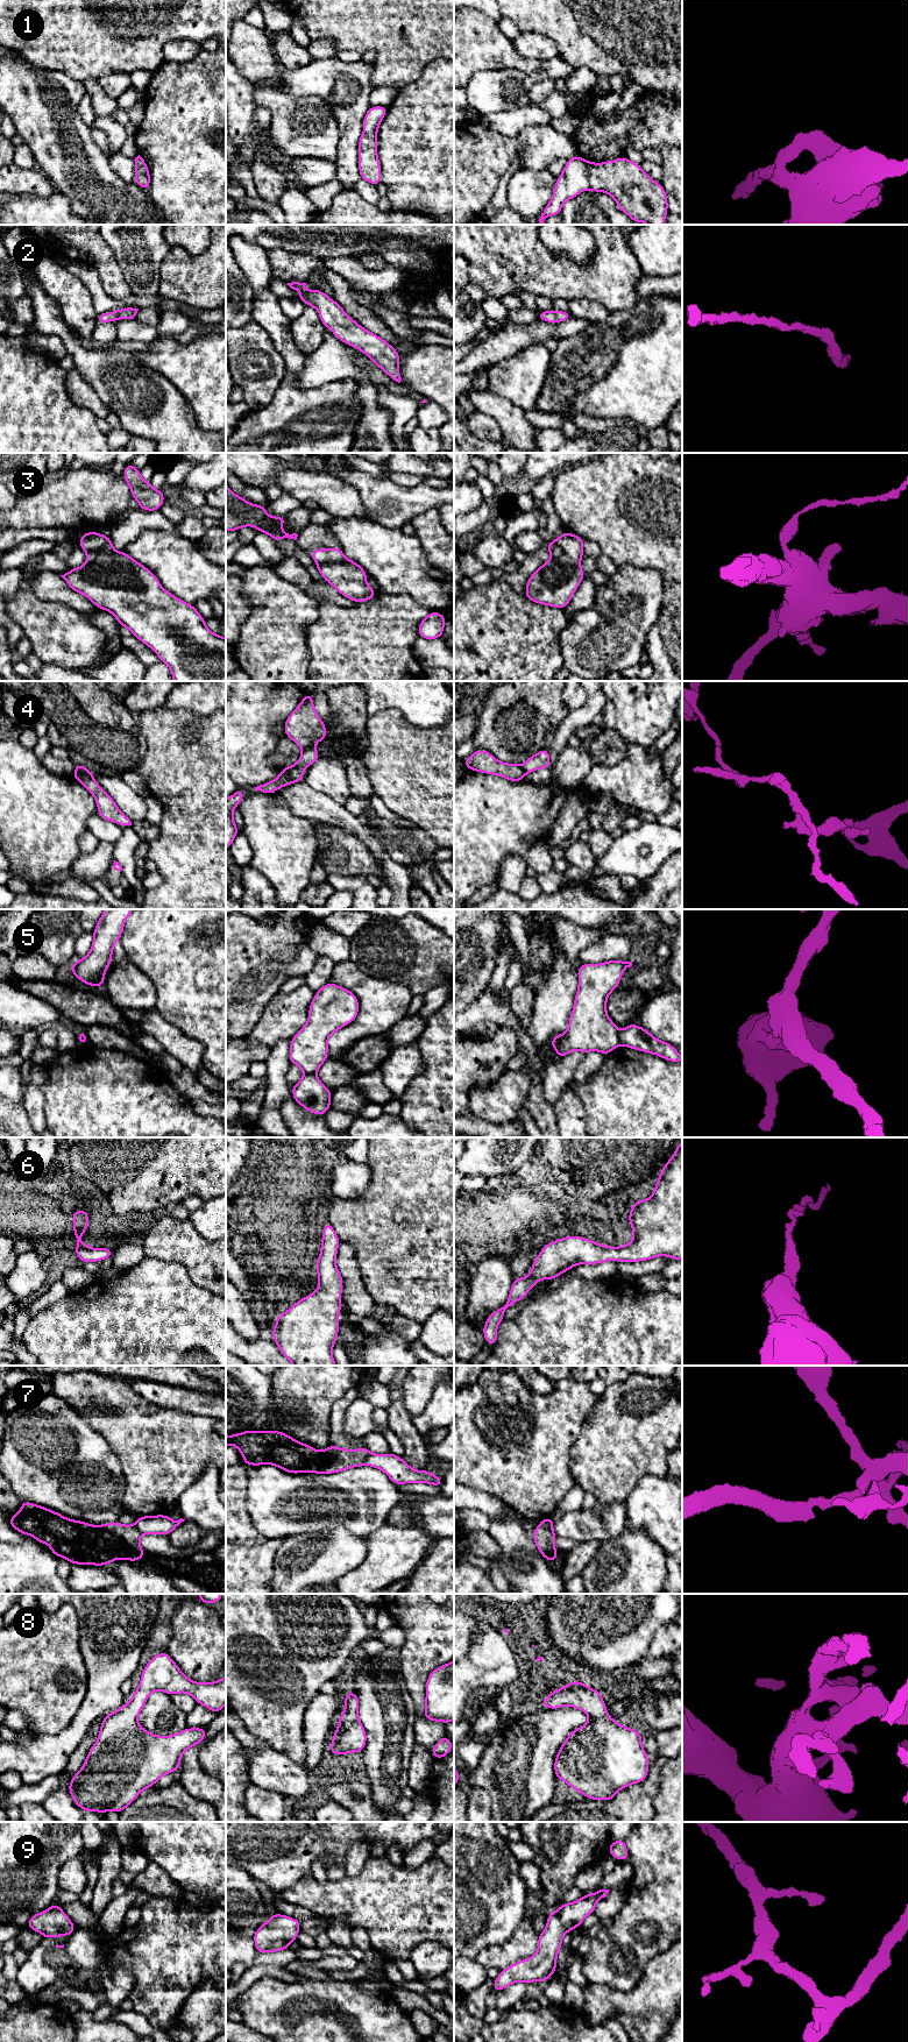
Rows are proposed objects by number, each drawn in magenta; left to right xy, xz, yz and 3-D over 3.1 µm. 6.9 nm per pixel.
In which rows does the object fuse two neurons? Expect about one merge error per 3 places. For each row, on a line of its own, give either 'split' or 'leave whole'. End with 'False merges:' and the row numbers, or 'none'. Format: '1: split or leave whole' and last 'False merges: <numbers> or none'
1: leave whole
2: leave whole
3: split
4: split
5: split
6: leave whole
7: split
8: leave whole
9: leave whole
False merges: 3, 4, 5, 7

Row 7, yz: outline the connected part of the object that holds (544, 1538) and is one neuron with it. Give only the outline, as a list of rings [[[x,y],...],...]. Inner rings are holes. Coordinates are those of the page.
[[[538,1525],[531,1536],[535,1543],[538,1551],[545,1558],[546,1561],[556,1561],[559,1558],[558,1550],[554,1546],[556,1534],[553,1530]]]

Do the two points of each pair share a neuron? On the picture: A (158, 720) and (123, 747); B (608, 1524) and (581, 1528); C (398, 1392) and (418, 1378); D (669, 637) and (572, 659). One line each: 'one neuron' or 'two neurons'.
A: two neurons
B: one neuron
C: two neurons
D: two neurons

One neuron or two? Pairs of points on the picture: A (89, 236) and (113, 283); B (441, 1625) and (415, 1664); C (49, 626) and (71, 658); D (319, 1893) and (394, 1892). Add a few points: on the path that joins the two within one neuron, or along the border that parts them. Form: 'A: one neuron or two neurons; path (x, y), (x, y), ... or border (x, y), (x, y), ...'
A: one neuron; path (92, 248), (103, 259), (110, 271)
B: one neuron; path (435, 1635), (419, 1654)
C: one neuron; path (57, 635), (71, 650)
D: one neuron; path (338, 1895), (375, 1895)

